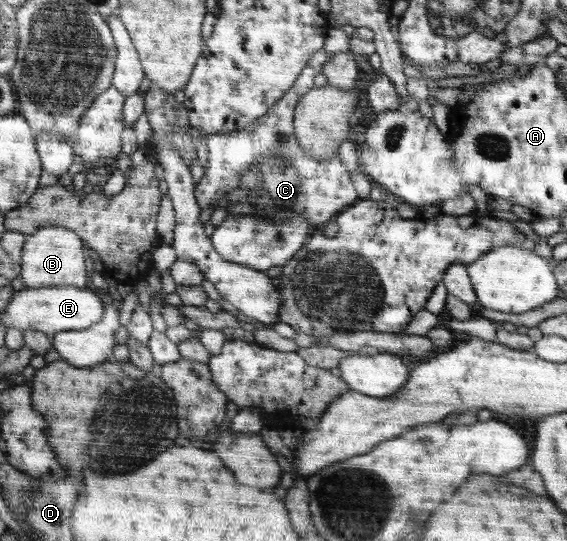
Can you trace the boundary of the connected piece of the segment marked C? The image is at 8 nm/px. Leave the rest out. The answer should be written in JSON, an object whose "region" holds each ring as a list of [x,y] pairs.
{"region":[[[325,50],[313,53],[312,60],[305,65],[303,72],[288,92],[269,110],[268,114],[246,129],[235,130],[233,134],[208,136],[207,168],[201,181],[195,185],[196,199],[201,205],[201,210],[225,208],[231,215],[252,214],[271,219],[273,223],[284,222],[293,215],[303,215],[309,221],[309,232],[313,233],[319,232],[330,220],[334,220],[338,213],[359,200],[351,175],[337,155],[323,160],[311,158],[303,153],[294,136],[293,120],[296,107],[300,104],[301,97],[314,88],[315,76],[321,74],[323,64],[330,57]]]}

